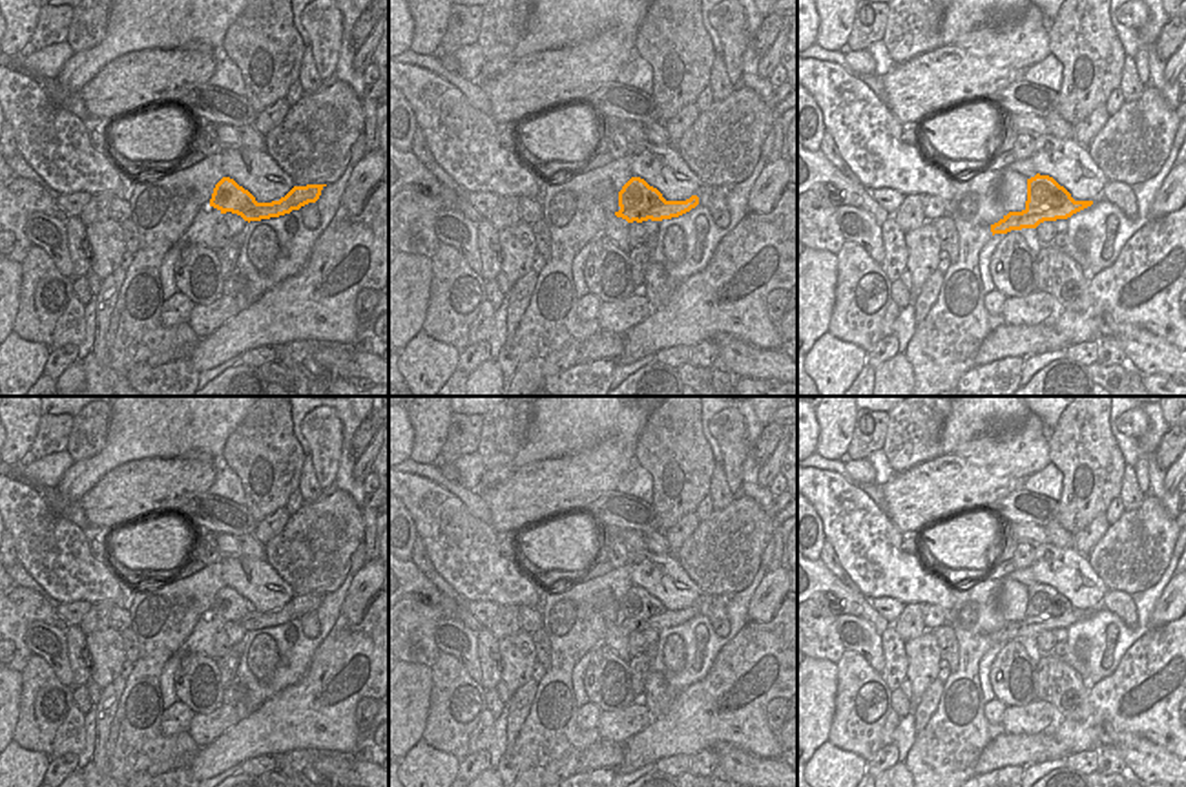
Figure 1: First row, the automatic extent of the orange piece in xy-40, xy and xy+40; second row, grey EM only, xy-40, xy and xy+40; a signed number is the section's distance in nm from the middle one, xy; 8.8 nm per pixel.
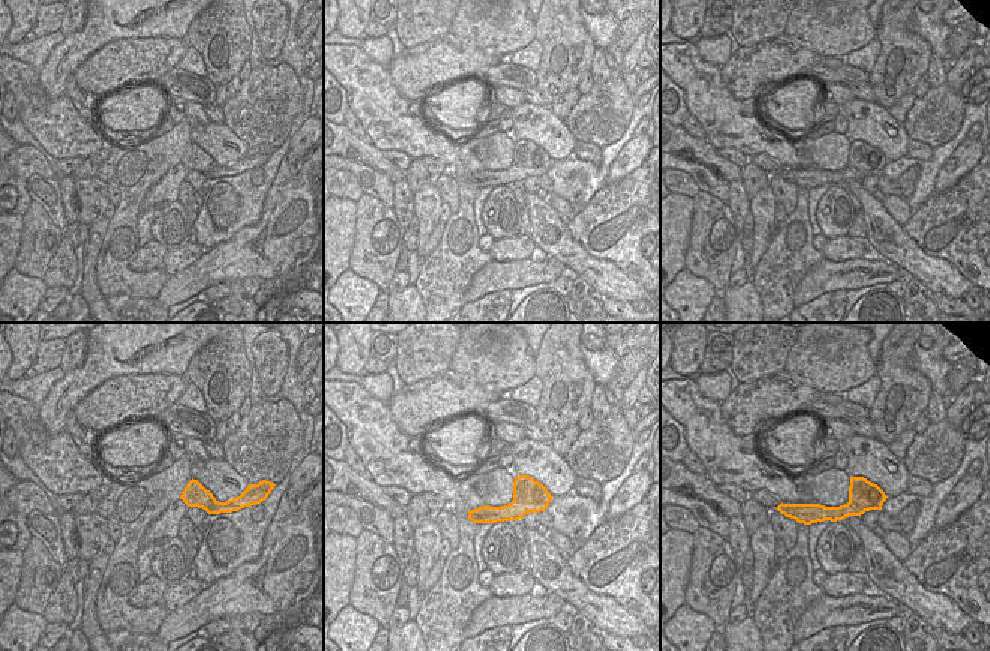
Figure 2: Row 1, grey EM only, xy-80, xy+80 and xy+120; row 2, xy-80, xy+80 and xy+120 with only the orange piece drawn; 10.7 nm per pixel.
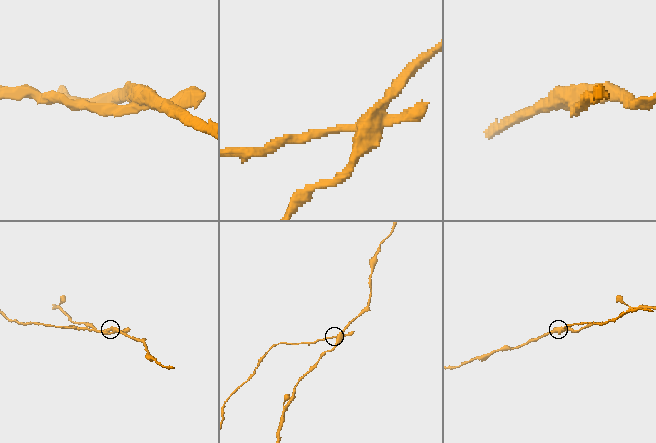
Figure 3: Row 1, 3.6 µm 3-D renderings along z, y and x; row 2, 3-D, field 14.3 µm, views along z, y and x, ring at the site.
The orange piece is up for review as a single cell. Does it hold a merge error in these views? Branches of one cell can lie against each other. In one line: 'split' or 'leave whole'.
split

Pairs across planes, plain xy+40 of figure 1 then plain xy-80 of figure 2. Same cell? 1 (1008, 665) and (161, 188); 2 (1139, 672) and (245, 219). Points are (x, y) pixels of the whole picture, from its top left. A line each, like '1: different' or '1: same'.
1: different
2: different

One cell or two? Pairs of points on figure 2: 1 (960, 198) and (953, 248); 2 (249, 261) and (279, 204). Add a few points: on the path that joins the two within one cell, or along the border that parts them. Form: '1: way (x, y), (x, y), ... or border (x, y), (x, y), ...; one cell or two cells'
1: way (960, 210), (951, 219), (954, 236); one cell
2: way (261, 248), (270, 239), (272, 225), (278, 218); one cell

